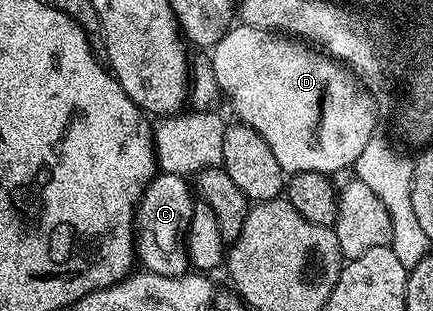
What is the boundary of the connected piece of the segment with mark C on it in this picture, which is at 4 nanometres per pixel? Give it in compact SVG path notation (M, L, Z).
M159 171L151 178L136 213L136 260L145 271L161 276L187 275L190 259L186 253L186 231L195 203L191 181L185 175Z

